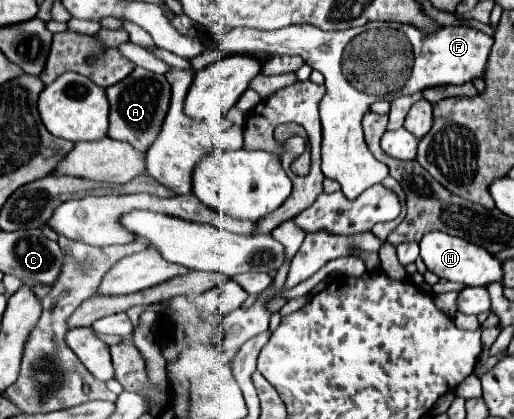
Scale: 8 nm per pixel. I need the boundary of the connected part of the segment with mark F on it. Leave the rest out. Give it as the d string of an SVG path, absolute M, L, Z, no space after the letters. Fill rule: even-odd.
M368 22L360 28L334 32L326 32L316 26L288 26L272 32L236 28L220 38L212 38L210 34L202 34L200 38L204 38L204 46L208 46L208 50L298 54L308 66L324 74L326 94L320 102L321 170L326 178L332 178L342 186L344 196L350 200L388 176L388 166L376 160L364 142L362 118L370 112L370 104L376 100L412 96L432 86L470 82L484 74L490 48L494 44L490 36L466 24L440 26L440 30L426 34L416 26L400 22ZM396 42L410 42L410 48L398 50Z

